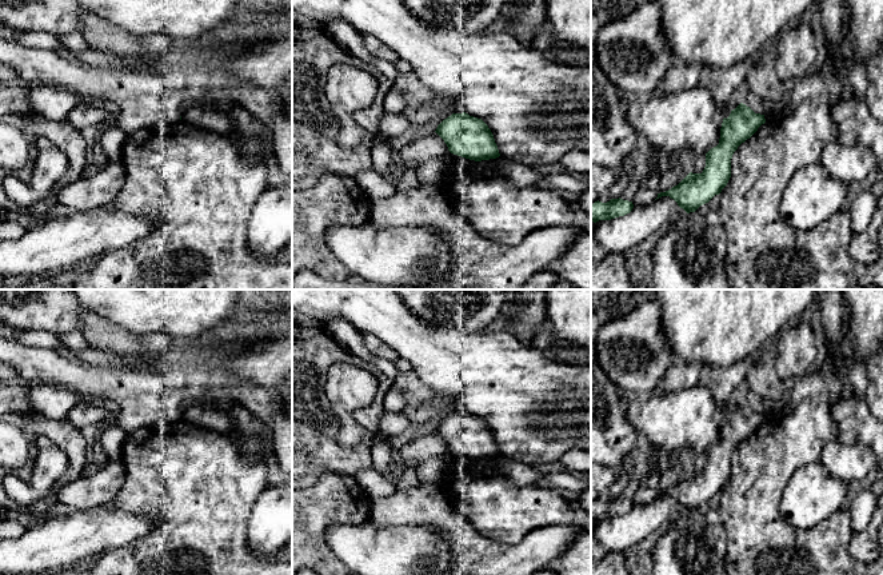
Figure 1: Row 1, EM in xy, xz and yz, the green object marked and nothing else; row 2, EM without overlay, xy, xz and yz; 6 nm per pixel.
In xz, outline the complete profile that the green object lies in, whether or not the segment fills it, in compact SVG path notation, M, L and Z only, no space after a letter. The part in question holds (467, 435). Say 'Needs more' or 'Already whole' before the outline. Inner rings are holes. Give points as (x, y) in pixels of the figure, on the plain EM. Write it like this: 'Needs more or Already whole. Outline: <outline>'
Already whole. Outline: M452 412L435 430L454 454L482 460L500 455L488 424L468 412Z

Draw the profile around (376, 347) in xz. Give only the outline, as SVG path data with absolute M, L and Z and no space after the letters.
M368 334L361 335L368 352L375 358L385 359L392 363L396 363L400 359L395 350L383 343L380 339Z

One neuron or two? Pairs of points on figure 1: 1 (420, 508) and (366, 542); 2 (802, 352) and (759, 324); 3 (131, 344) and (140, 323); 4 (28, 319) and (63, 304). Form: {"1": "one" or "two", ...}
{"1": "two", "2": "two", "3": "two", "4": "one"}

